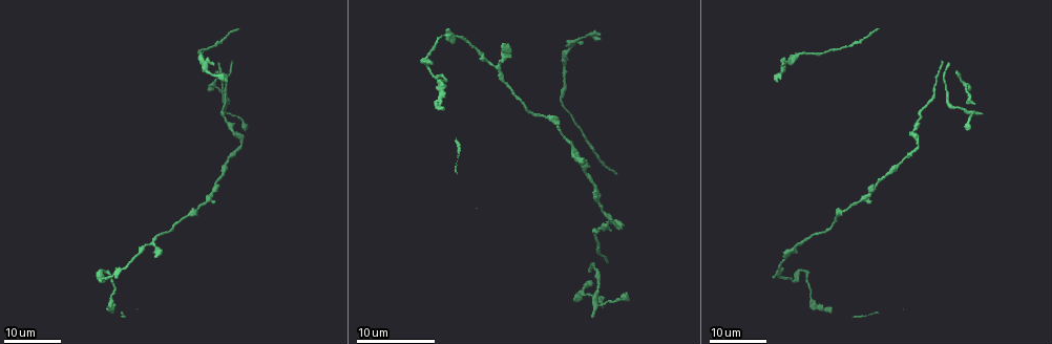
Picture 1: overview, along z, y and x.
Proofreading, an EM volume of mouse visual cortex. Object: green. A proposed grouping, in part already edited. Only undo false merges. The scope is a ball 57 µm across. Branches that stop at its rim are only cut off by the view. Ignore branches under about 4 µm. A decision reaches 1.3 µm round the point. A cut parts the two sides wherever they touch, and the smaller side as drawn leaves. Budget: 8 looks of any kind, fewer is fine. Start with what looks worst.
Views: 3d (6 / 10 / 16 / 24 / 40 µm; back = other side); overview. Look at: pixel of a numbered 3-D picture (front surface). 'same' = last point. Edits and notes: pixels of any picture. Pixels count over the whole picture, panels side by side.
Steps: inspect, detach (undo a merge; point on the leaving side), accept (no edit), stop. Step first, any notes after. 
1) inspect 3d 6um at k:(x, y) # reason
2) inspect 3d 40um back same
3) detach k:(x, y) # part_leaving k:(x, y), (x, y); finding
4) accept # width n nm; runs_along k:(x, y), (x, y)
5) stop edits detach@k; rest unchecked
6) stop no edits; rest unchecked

inspect 3d 24um at 1:(102, 269) # sudden change in width

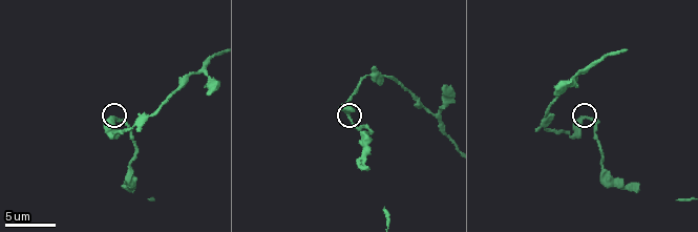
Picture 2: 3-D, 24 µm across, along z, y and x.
inspect 3d 10um at 2:(348, 115)

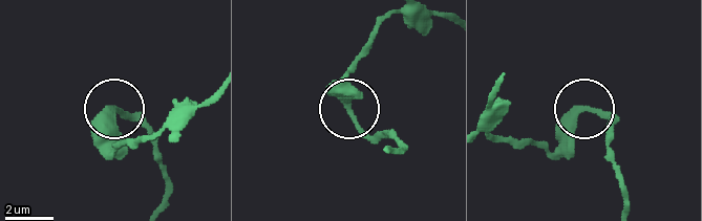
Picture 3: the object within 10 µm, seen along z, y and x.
accept # runs_along 3:(502, 83), (494, 135), (543, 142), (590, 107), (612, 129); continuous, no second cell

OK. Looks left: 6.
inspect 3d 24um at 1:(783, 70)

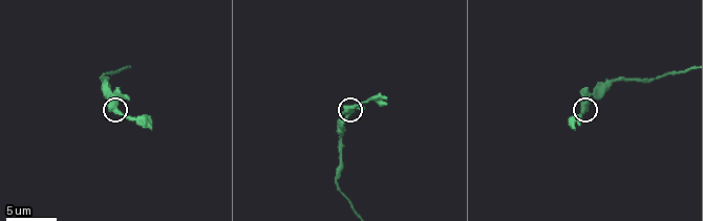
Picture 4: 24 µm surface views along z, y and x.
inspect 3d 10um at 4:(117, 108)

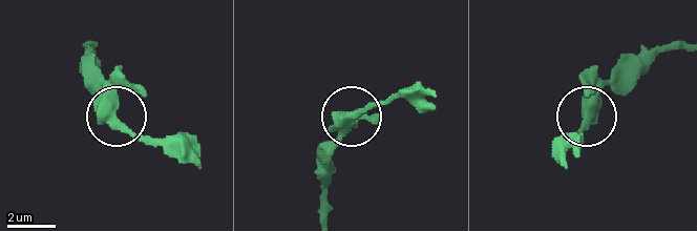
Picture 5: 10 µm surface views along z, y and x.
accept # continuous, no second cell

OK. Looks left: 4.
inspect 3d 16um at 2:(546, 113) # calibre changes

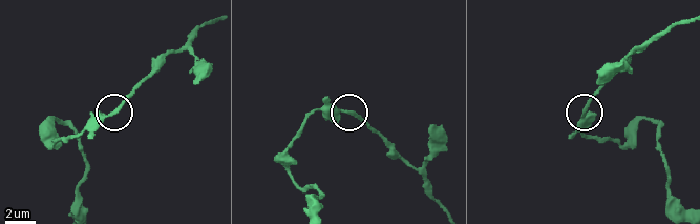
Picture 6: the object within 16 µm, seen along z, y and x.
inspect 3d 6um at 6:(583, 111) # zoom in

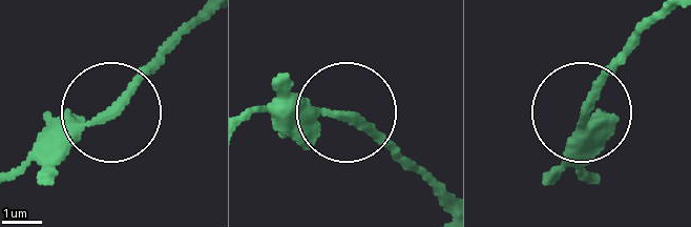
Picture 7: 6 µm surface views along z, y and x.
accept # runs_along 7:(201, 15), (121, 105), (61, 136), (24, 172); all the same cell

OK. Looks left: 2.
inspect 3d 6um at 4:(659, 79) # thick turns thin

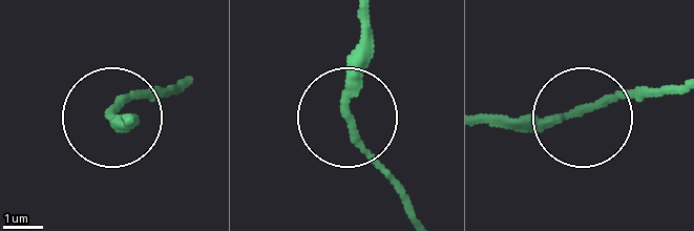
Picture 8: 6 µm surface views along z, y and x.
accept # one cell here

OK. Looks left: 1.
stop no edits; rest unchecked

